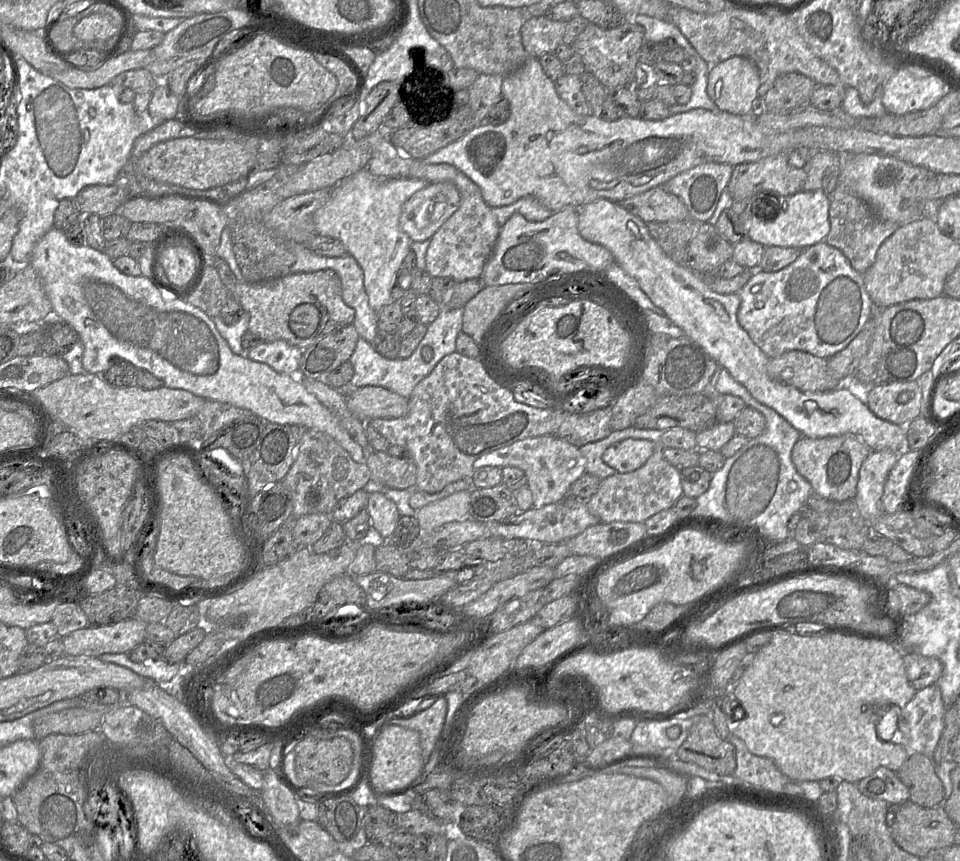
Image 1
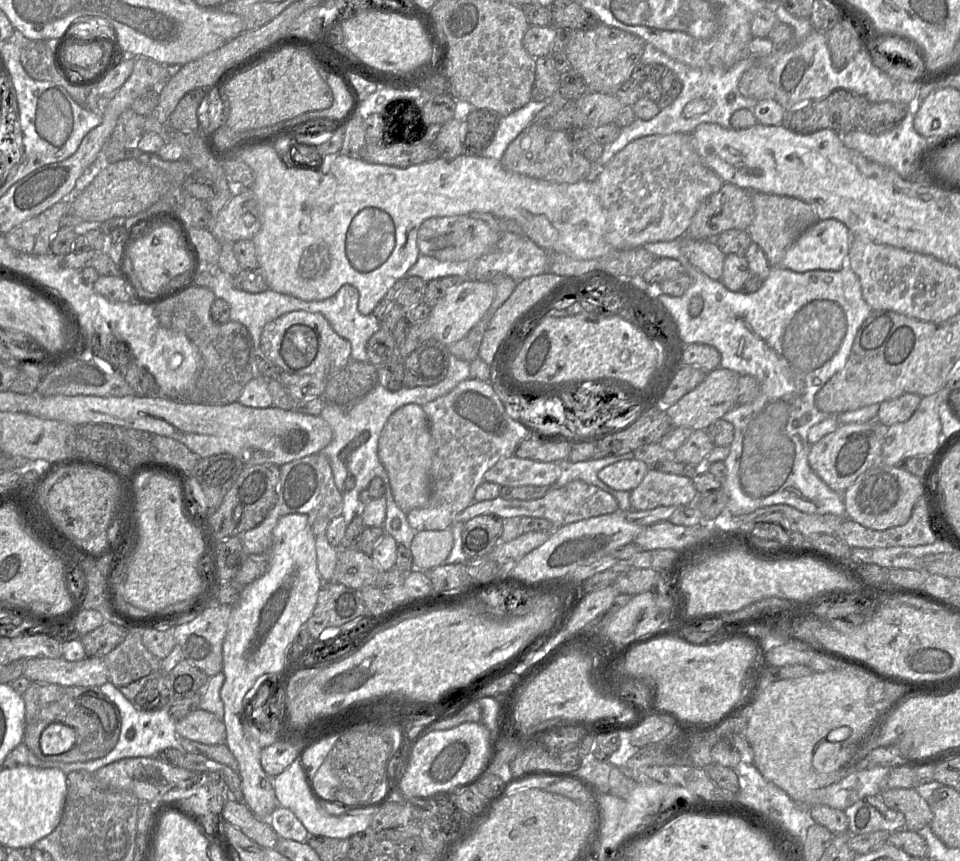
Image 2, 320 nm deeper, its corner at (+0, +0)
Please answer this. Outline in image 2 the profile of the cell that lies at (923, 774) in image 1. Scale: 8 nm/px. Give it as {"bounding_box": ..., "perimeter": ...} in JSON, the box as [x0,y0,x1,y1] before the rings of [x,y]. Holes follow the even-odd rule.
{"bounding_box":[880,788,932,832],"perimeter":[[[891,788],[883,791],[880,798],[884,804],[901,812],[906,820],[906,829],[919,832],[930,826],[932,810],[915,788]]]}

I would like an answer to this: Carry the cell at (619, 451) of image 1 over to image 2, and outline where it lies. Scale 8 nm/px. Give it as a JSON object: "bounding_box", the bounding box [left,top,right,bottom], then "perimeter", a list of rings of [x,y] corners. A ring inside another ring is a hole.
{"bounding_box":[598,459,649,491],"perimeter":[[[624,459],[602,468],[598,477],[614,490],[632,491],[640,484],[649,468],[643,461]]]}

